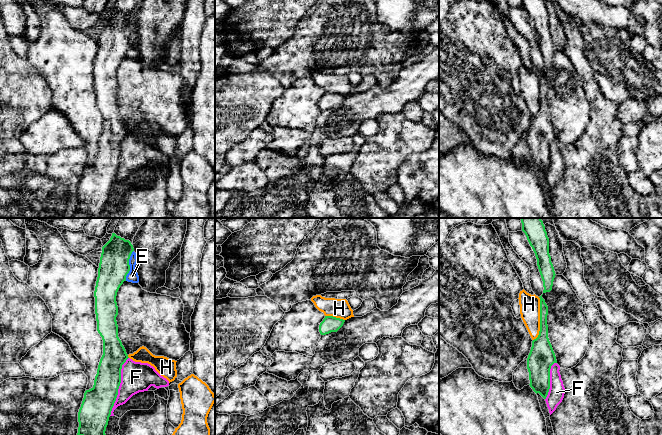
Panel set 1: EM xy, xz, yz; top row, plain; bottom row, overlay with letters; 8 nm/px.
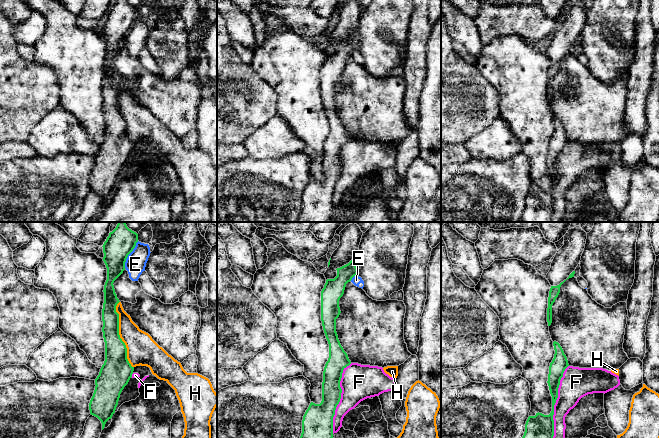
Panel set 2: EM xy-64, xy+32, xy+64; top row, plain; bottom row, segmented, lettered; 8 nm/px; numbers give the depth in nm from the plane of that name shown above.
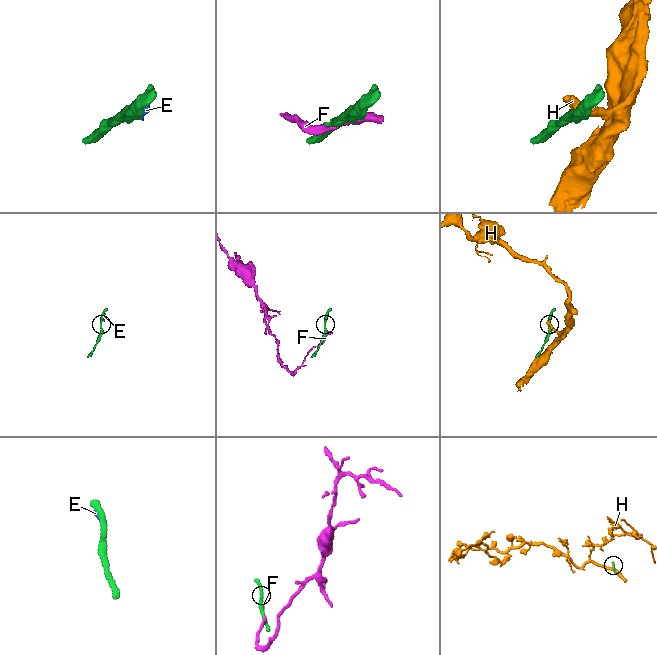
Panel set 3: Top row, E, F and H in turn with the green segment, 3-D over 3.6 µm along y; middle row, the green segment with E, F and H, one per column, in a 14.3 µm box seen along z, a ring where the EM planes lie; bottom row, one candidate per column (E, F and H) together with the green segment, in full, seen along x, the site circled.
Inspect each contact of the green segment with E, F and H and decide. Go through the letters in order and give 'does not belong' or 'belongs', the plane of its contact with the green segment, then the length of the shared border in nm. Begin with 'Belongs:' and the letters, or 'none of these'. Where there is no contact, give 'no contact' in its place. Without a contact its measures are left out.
Belongs: none of these
E: does not belong; contact in xy; length 260 nm
F: does not belong; contact in xy; length 500 nm
H: does not belong; contact in yz; length 360 nm

